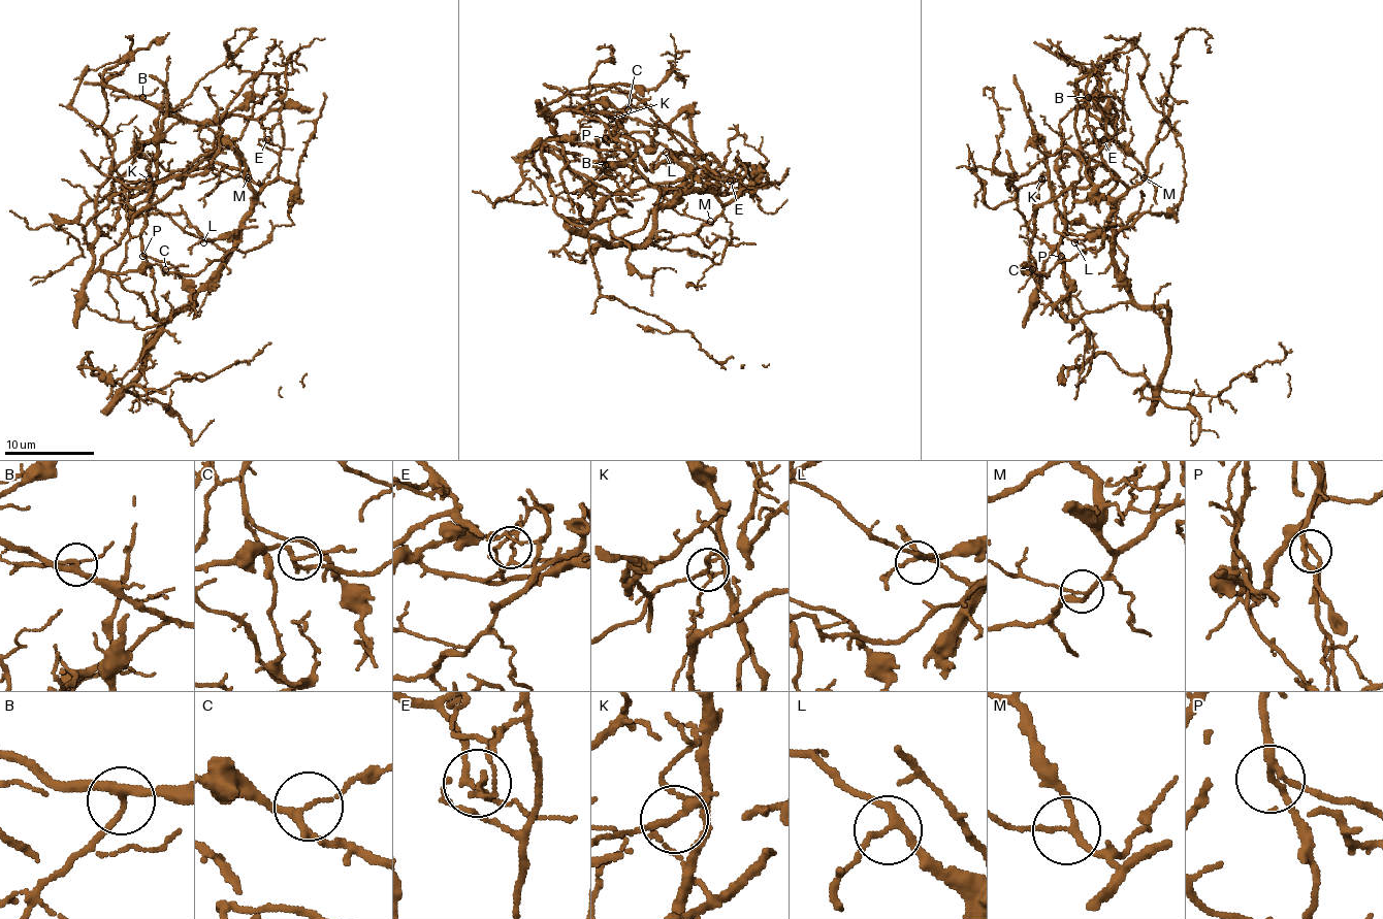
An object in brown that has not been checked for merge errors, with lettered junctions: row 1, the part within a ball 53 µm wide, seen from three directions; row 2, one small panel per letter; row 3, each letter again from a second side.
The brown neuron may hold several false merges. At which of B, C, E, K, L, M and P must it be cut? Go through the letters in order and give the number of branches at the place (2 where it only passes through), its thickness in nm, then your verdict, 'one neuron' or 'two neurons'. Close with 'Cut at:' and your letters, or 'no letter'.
B: 3 branches meet; 240 nm thick; one neuron
C: 3 branches meet; 170 nm thick; one neuron
E: 3 branches meet; 110 nm thick; two neurons
K: 2 branches meet; 200 nm thick; two neurons
L: 3 branches meet; 180 nm thick; one neuron
M: 3 branches meet; 150 nm thick; one neuron
P: 3 branches meet; 180 nm thick; one neuron
Cut at: E, K

